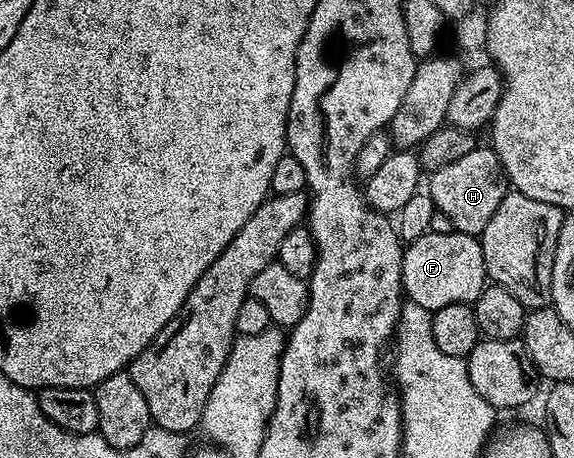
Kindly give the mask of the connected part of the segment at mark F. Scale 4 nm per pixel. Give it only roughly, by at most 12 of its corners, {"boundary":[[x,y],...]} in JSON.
{"boundary":[[431,231],[402,259],[404,296],[474,303],[488,272],[470,233]]}

